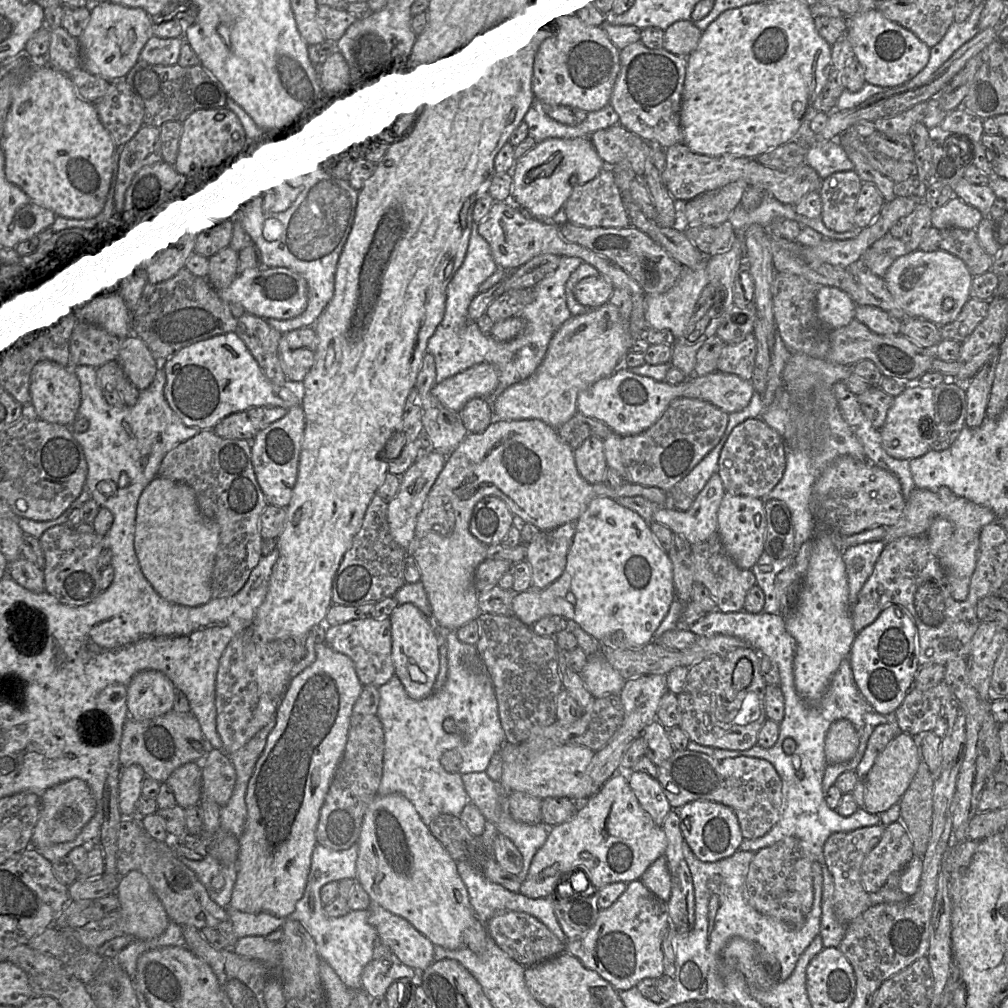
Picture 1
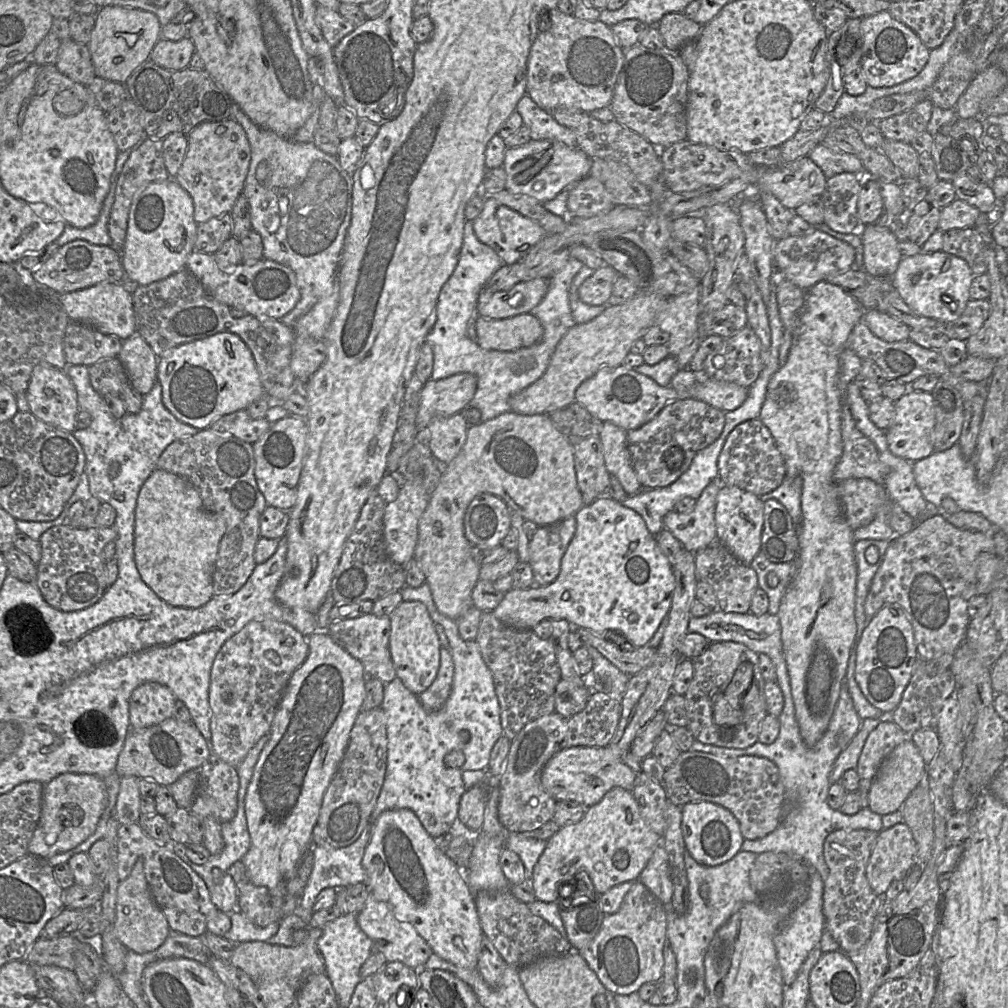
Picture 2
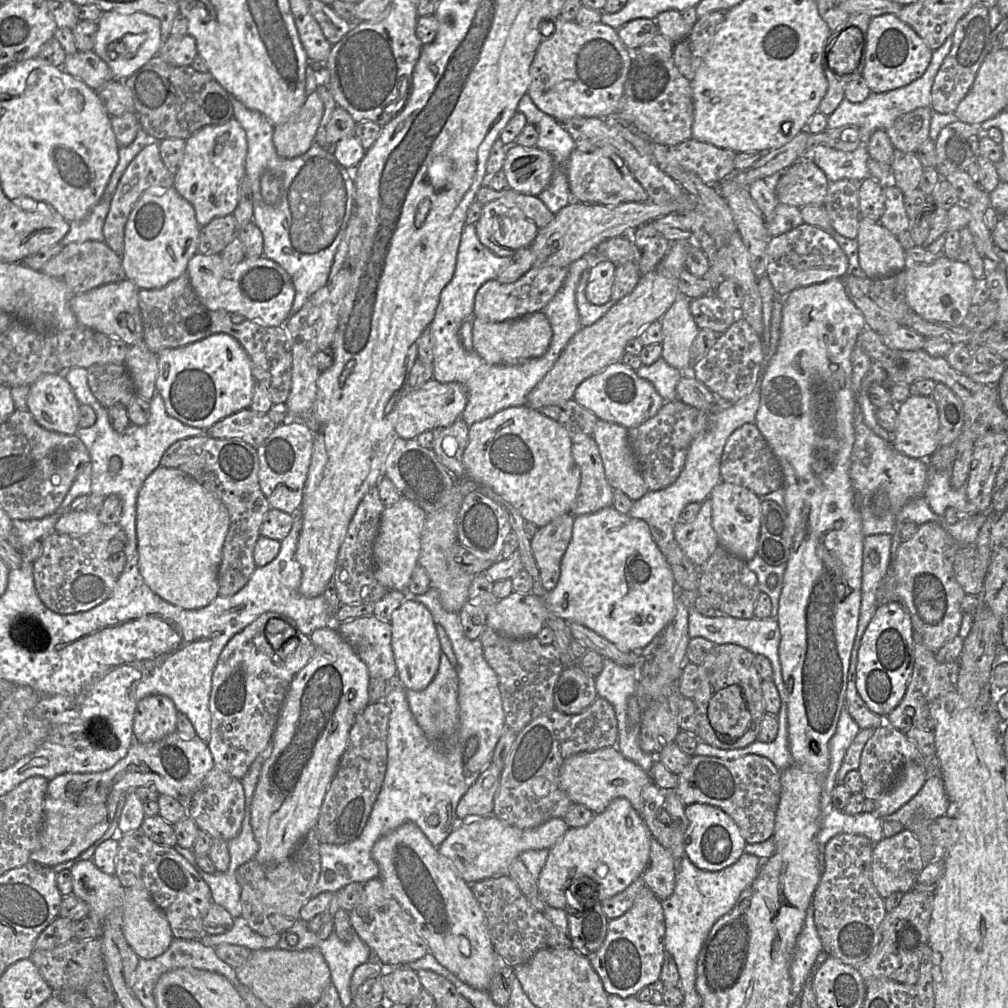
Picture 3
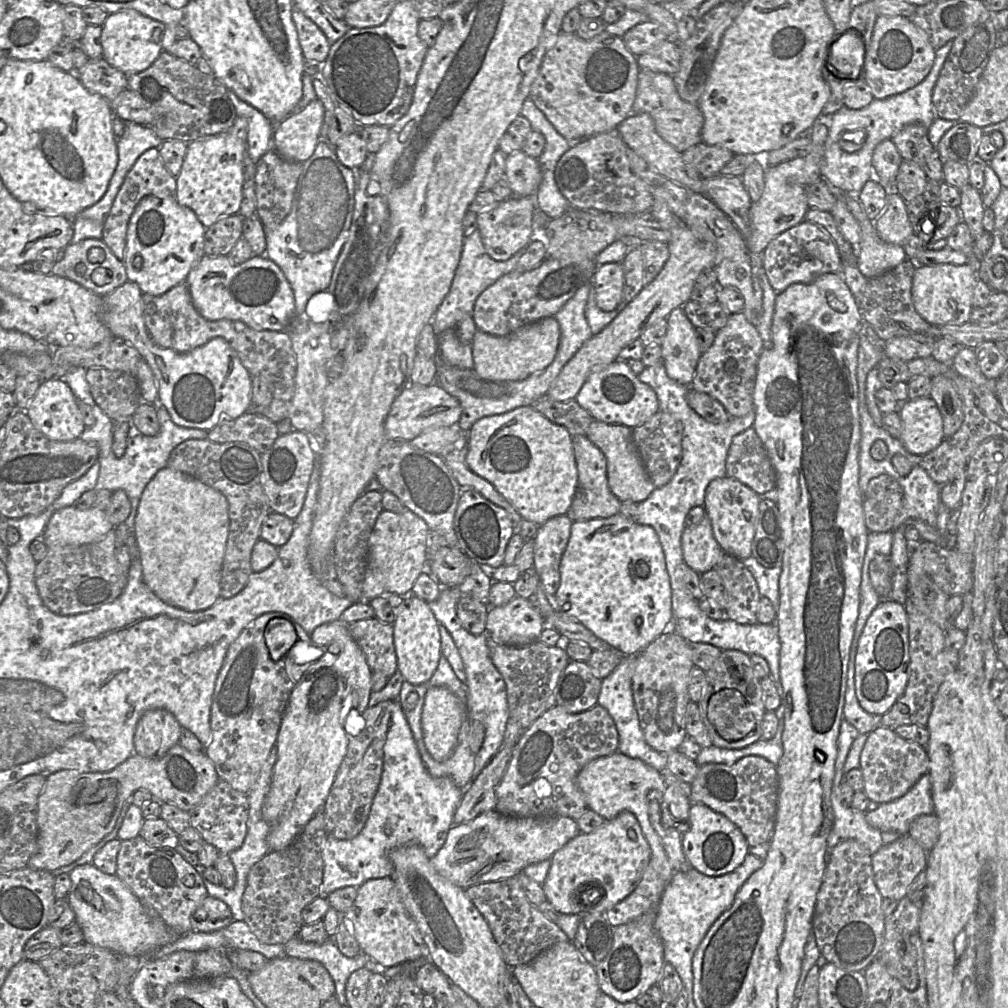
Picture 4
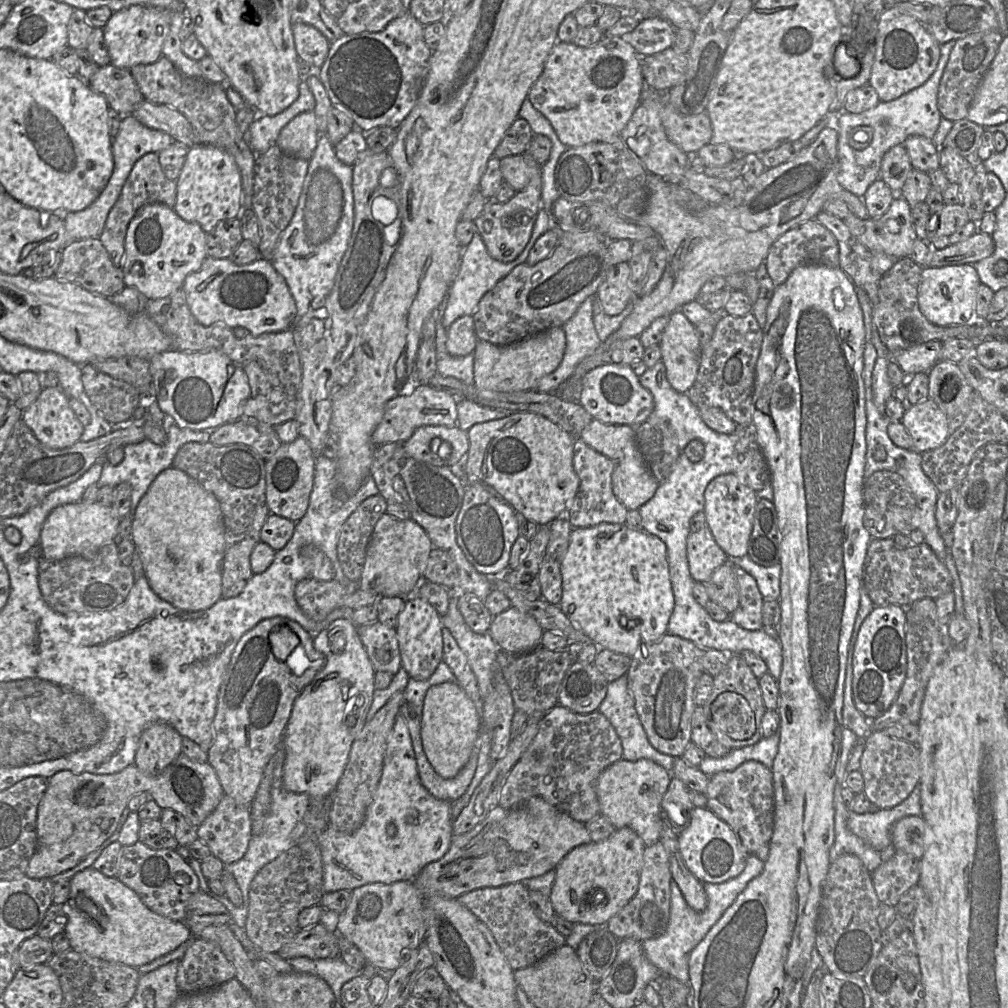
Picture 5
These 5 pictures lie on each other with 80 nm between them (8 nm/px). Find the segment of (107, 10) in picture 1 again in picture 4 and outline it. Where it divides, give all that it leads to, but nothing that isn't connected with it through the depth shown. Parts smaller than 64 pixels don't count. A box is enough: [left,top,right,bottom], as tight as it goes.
[102,9,164,75]

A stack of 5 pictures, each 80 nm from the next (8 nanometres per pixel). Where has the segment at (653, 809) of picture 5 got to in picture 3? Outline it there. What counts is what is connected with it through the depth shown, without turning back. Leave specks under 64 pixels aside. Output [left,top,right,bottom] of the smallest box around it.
[559,747,677,900]

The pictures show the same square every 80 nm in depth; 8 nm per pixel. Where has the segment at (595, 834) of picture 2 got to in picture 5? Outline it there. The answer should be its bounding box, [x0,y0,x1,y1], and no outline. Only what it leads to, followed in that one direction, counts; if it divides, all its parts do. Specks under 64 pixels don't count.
[550,828,646,925]

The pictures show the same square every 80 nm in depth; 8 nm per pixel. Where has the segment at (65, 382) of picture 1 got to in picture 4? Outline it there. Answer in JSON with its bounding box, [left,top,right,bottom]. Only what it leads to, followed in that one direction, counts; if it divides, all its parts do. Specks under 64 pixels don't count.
[25,378,85,442]

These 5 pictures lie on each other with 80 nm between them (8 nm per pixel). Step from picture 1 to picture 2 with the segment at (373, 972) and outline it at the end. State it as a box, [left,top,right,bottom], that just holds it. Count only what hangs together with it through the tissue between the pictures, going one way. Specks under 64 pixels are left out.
[366,962,420,1003]

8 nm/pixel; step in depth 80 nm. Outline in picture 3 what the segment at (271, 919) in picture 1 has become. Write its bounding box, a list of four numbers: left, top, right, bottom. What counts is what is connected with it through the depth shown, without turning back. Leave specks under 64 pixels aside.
[199,916,279,950]

